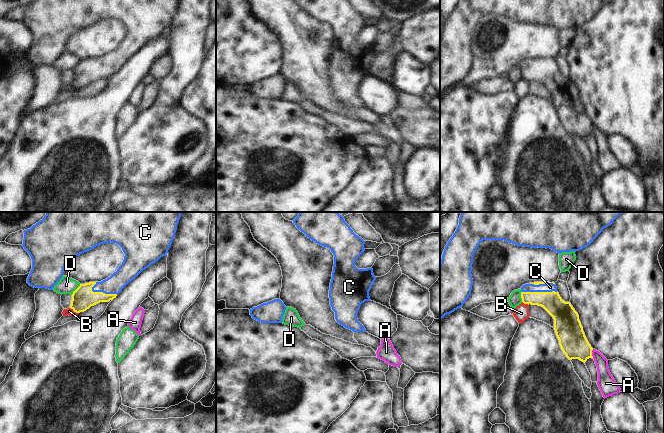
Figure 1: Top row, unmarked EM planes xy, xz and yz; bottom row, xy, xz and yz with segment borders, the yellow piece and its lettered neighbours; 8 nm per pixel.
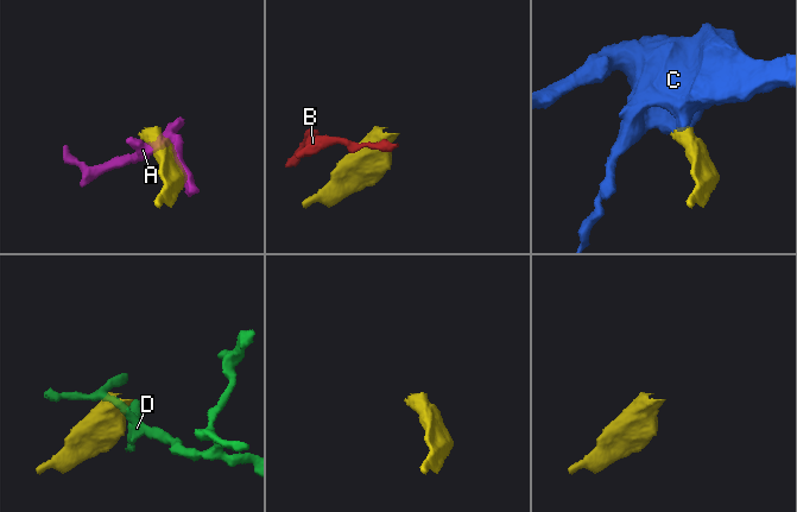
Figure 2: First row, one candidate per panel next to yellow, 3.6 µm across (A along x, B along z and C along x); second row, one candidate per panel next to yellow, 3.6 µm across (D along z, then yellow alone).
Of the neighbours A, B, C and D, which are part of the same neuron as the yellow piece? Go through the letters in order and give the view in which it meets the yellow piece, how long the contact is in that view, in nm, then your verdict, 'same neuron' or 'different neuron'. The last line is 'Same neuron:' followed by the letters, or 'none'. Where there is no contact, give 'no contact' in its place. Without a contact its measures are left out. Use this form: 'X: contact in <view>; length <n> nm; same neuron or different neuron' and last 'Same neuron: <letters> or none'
A: contact in yz; length 80 nm; different neuron
B: contact in xy; length 90 nm; different neuron
C: contact in yz; length 280 nm; same neuron
D: contact in xy; length 120 nm; different neuron
Same neuron: C

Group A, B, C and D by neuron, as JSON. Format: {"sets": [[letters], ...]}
{"sets": [["A", "B"], ["C"], ["D"]]}

